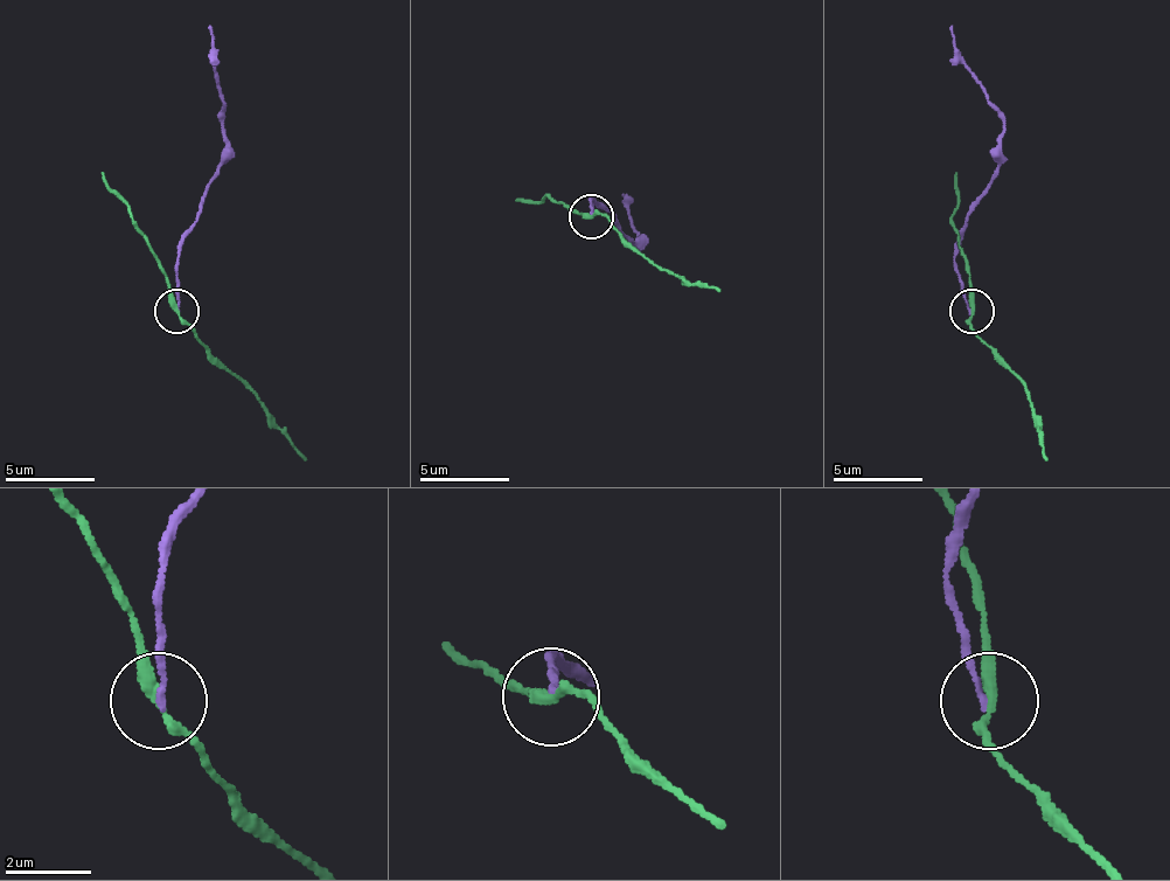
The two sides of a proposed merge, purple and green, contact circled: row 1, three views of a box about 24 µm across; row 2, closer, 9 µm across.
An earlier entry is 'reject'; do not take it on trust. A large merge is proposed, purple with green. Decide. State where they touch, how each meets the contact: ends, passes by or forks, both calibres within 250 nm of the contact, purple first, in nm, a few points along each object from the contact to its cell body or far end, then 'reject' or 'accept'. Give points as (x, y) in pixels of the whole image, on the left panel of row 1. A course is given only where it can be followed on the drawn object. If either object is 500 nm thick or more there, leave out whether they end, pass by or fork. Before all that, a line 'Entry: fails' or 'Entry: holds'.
Entry: holds
at (176, 311); purple ends there; green passes by; 140 nm thick on the purple side, 280 nm on the other; purple runs (175, 310), (180, 243), (224, 148), (224, 113), (211, 25); green runs (175, 310), (305, 460); reject

